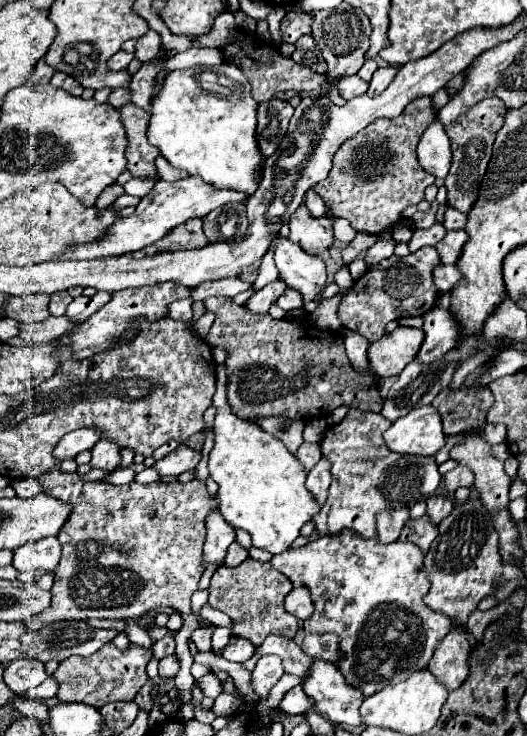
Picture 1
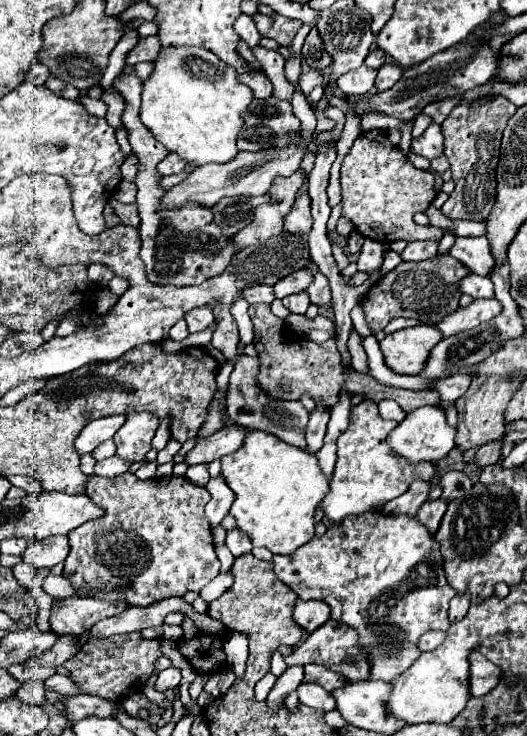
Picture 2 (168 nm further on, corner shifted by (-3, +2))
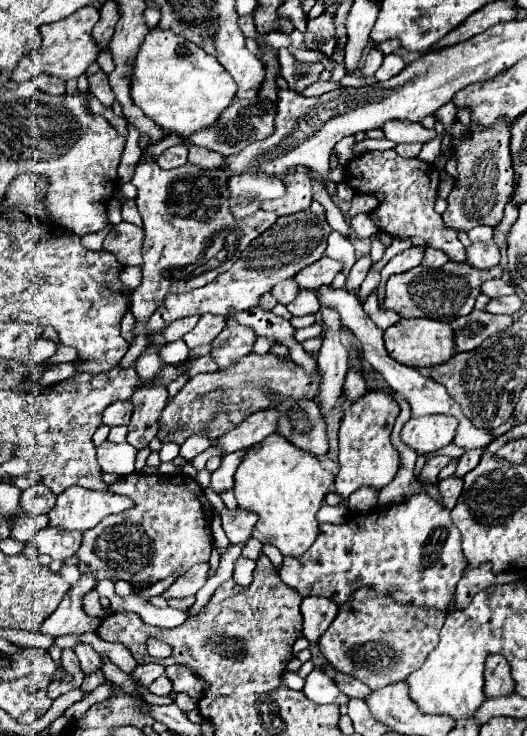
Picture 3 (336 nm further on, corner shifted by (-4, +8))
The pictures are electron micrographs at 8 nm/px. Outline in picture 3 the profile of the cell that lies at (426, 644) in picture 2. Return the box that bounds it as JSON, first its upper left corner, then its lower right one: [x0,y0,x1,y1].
[320,586,444,690]

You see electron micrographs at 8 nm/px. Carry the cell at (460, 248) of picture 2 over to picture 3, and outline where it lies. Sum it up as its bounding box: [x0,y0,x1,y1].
[466,240,500,270]

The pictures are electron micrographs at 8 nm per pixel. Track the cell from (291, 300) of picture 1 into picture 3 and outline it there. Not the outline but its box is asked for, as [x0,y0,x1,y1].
[286,290,320,316]

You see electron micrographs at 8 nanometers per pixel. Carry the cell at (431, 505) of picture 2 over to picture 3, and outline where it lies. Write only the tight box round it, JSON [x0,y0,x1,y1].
[438,476,464,510]

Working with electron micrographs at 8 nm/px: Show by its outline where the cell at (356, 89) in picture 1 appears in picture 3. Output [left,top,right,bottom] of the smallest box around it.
[362,46,384,76]

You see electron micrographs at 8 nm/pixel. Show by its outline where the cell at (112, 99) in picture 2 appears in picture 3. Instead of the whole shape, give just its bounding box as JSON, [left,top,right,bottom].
[88,70,114,108]

